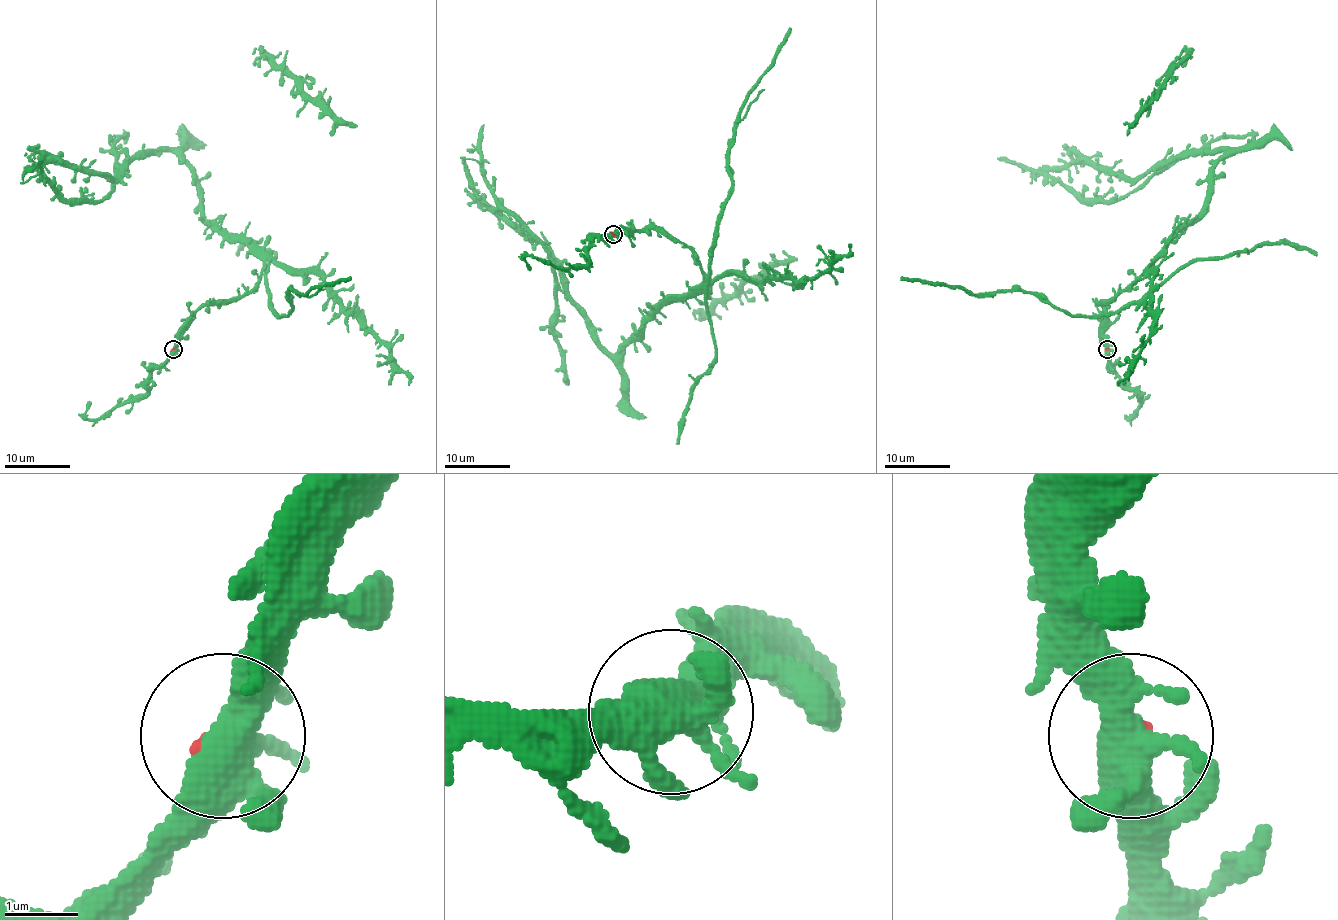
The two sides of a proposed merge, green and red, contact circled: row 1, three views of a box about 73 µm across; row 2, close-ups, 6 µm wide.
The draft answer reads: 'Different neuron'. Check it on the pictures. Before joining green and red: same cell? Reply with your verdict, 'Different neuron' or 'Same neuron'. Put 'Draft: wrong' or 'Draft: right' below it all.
Different neuron
Draft: right

